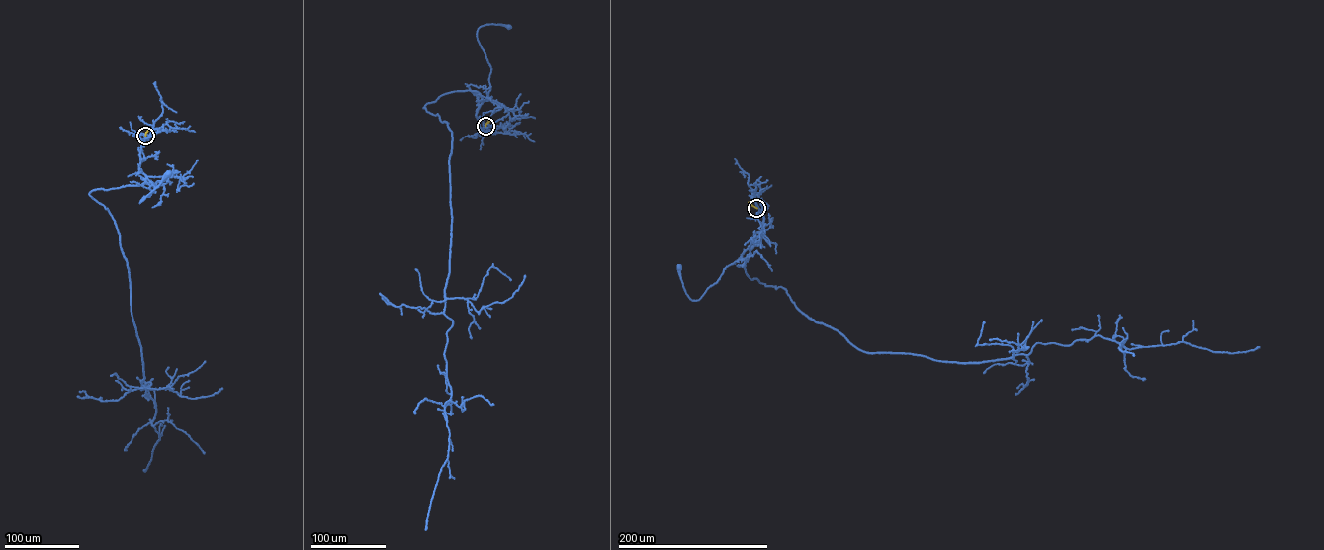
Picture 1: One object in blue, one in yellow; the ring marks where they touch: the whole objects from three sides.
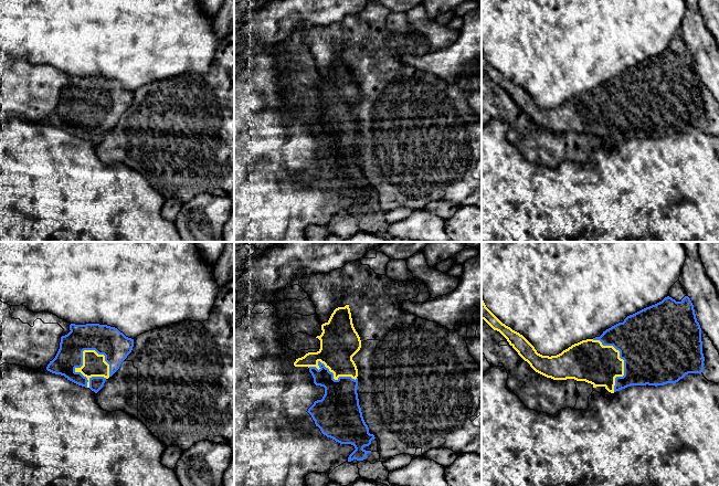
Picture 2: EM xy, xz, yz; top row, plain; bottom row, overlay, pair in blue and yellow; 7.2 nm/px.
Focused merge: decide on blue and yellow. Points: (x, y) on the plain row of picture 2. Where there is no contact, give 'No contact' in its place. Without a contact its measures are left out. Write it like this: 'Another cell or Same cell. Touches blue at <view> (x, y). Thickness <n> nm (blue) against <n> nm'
Same cell. Touches blue at xy (80, 119). Thickness 190 nm (blue) against 170 nm

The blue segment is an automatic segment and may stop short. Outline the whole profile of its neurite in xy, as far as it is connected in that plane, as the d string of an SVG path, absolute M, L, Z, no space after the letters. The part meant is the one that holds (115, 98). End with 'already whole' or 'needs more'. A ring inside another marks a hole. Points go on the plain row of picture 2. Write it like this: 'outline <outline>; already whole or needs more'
outline M71 76L70 83L61 89L60 102L46 123L97 146L131 105L134 92L126 89L115 80L99 76Z; needs more

